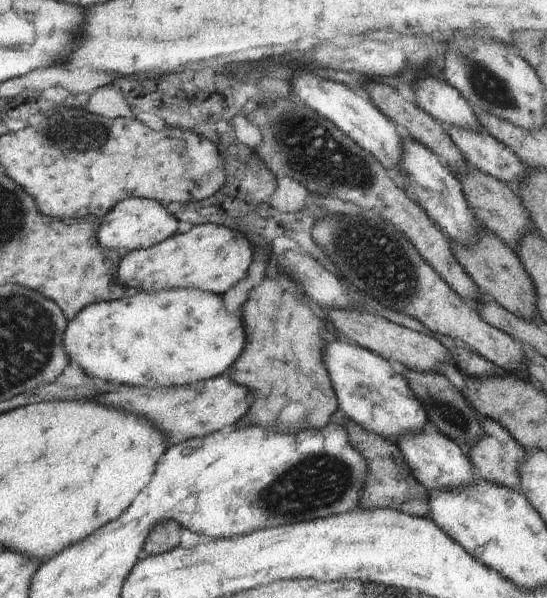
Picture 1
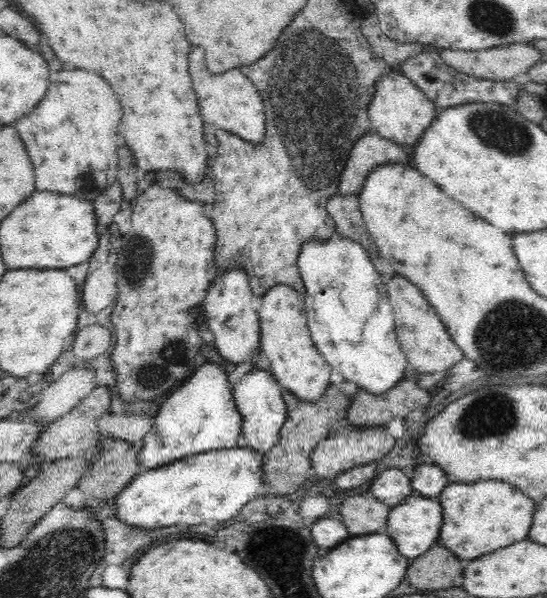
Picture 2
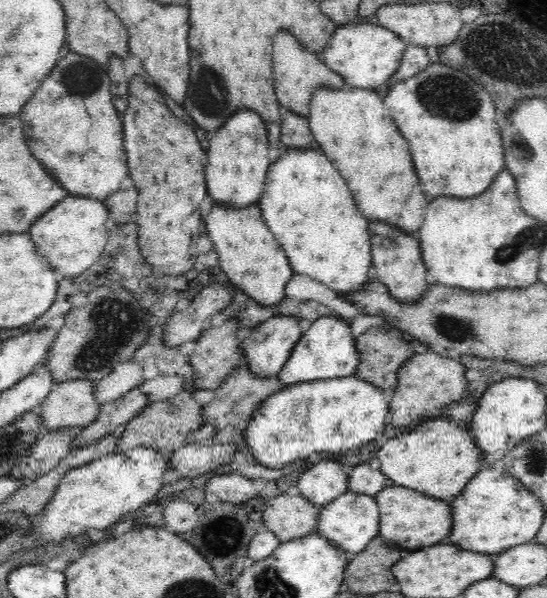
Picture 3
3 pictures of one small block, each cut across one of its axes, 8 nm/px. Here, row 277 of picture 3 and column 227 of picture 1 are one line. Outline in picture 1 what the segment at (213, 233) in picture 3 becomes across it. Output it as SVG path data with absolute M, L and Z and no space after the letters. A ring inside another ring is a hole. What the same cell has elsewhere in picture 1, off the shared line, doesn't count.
M212 223L193 225L188 232L176 233L150 248L125 252L116 280L126 288L148 294L193 288L222 295L248 276L254 257L252 248L252 239L243 230Z

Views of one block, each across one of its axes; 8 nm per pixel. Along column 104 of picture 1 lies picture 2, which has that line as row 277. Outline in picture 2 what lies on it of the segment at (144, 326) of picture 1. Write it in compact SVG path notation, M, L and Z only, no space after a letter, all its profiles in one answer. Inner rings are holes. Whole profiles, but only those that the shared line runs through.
M332 235L323 241L306 239L297 261L306 288L304 302L307 324L320 354L332 371L340 372L345 380L355 382L358 388L364 388L372 394L387 393L402 380L409 363L397 337L394 308L386 298L386 288L374 264L370 262L366 249L354 239L339 235Z

